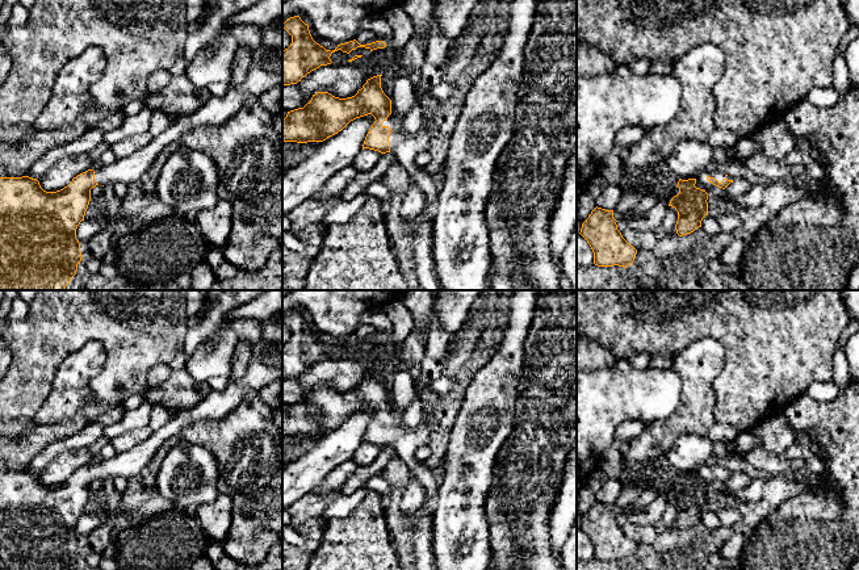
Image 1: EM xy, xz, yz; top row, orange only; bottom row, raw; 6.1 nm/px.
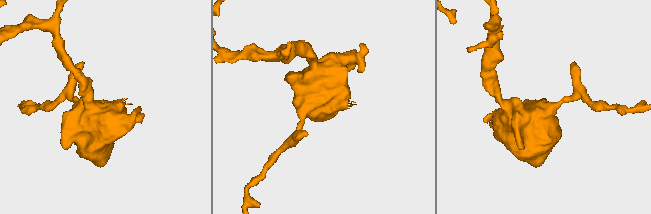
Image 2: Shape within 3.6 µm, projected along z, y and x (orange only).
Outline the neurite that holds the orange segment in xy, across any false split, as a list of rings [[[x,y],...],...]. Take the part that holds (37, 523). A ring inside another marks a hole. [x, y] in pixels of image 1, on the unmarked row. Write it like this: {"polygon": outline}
{"polygon": [[[260,339],[252,345],[250,361],[240,378],[230,381],[222,391],[210,390],[196,406],[173,412],[167,424],[133,449],[117,453],[112,460],[104,460],[96,465],[88,464],[56,486],[43,485],[39,475],[29,470],[0,471],[0,570],[75,570],[83,552],[76,523],[84,515],[92,482],[99,478],[133,478],[148,465],[164,443],[179,436],[187,426],[223,418],[247,394],[259,393],[276,380],[282,380],[282,341]]]}

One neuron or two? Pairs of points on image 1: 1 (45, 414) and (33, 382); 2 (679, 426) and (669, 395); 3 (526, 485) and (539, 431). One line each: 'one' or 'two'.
1: two
2: two
3: one

